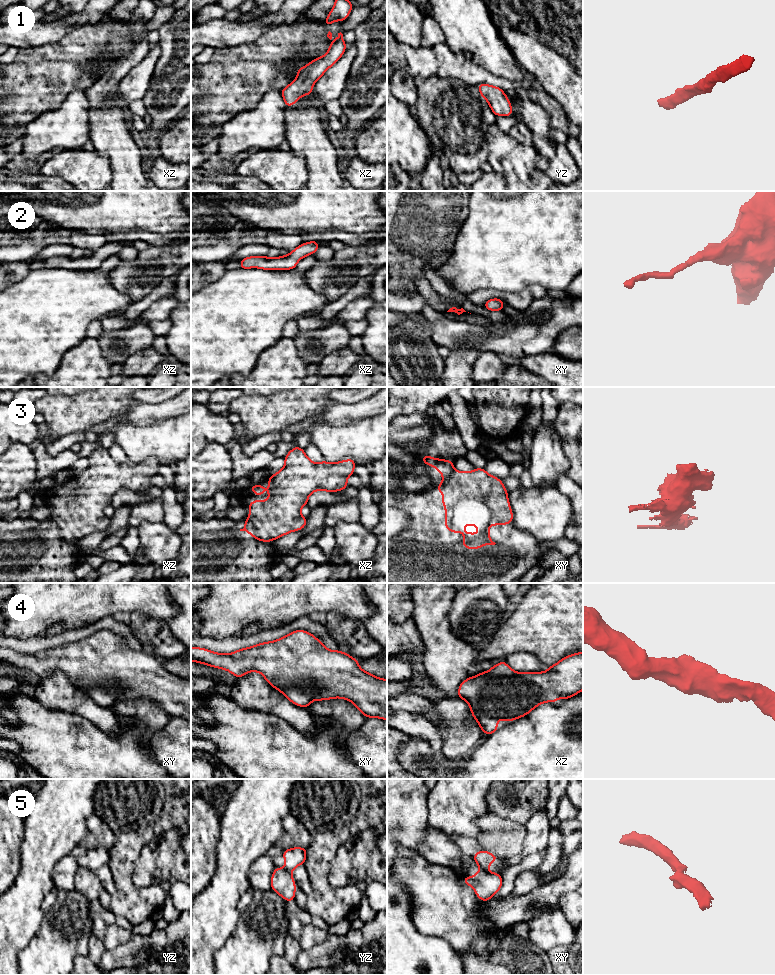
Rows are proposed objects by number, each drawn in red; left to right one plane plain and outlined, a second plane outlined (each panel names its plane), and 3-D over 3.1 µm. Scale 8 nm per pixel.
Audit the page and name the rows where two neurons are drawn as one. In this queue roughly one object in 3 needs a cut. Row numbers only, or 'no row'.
3, 5

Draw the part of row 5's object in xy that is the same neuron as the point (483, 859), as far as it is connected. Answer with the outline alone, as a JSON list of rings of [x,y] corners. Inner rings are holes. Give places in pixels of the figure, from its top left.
[[[481,850],[472,856],[476,864],[480,869],[487,871],[488,866],[497,861],[499,858],[494,854],[487,852],[485,850]]]

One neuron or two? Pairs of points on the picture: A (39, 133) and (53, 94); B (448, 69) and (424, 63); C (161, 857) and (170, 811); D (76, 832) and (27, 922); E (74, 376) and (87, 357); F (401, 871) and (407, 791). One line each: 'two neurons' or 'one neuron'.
A: two neurons
B: one neuron
C: one neuron
D: one neuron
E: one neuron
F: two neurons

